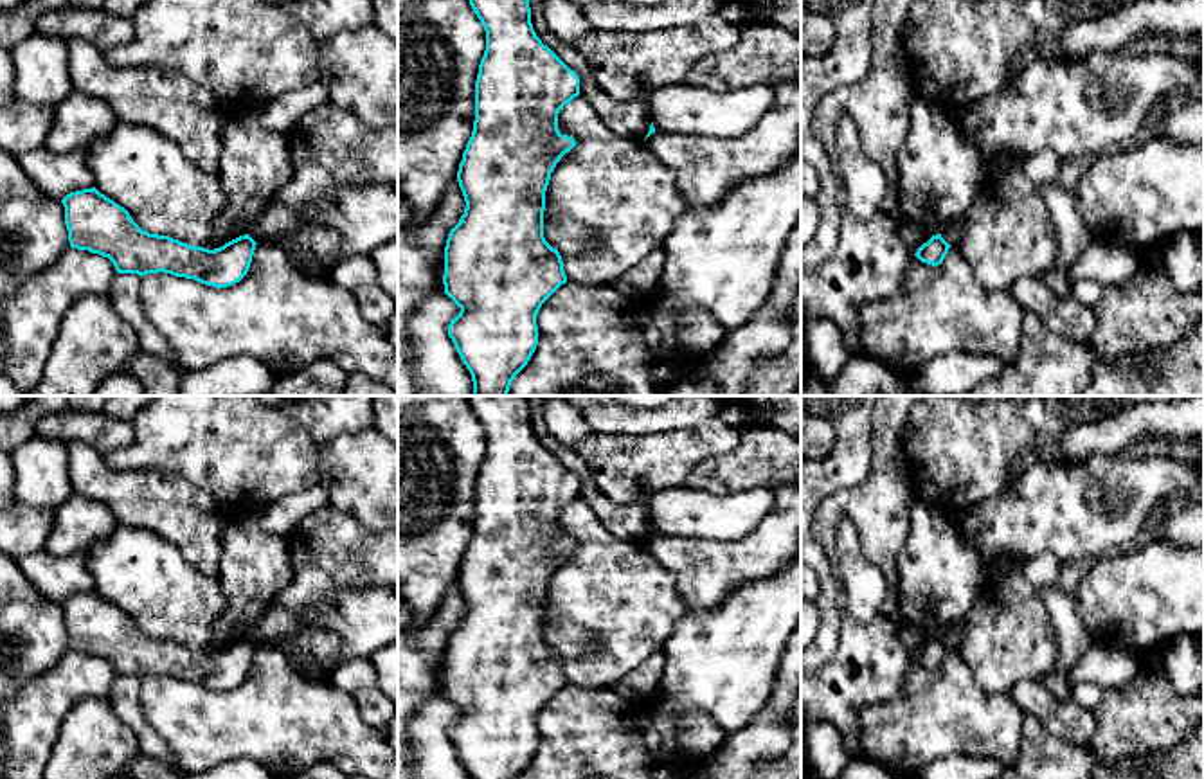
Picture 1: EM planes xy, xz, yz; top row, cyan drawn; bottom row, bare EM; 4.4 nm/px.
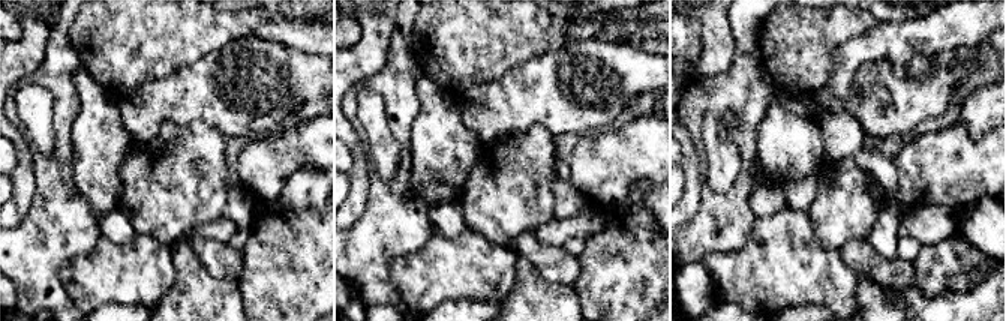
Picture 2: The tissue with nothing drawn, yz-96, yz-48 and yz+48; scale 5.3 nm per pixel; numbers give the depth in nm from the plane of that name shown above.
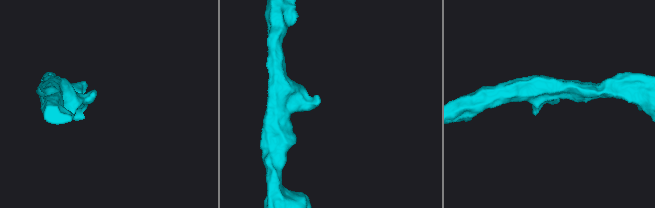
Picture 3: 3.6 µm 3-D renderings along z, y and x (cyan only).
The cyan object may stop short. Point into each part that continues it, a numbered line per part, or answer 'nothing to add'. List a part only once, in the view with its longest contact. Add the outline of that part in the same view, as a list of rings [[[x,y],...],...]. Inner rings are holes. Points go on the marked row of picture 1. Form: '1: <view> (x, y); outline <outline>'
nothing to add

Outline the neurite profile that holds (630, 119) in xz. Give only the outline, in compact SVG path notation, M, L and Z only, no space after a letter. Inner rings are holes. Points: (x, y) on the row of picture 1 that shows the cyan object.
M529 0L531 23L536 36L580 77L580 95L596 110L598 117L615 135L644 140L651 126L648 101L619 101L596 81L587 59L569 43L558 40L544 18L545 0Z

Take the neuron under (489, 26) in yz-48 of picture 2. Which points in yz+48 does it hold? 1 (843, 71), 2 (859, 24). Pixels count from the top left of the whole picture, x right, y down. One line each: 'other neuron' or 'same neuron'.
1: other neuron
2: same neuron

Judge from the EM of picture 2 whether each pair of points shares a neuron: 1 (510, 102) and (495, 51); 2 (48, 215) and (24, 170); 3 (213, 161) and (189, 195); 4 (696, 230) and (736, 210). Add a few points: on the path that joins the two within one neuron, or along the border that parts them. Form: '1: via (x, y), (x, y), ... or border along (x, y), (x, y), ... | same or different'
1: border along (532, 57), (498, 78), (470, 89) | different
2: border along (32, 155), (38, 185), (21, 222) | different
3: via (207, 170), (207, 179), (198, 186) | same
4: via (706, 230), (726, 219) | same

